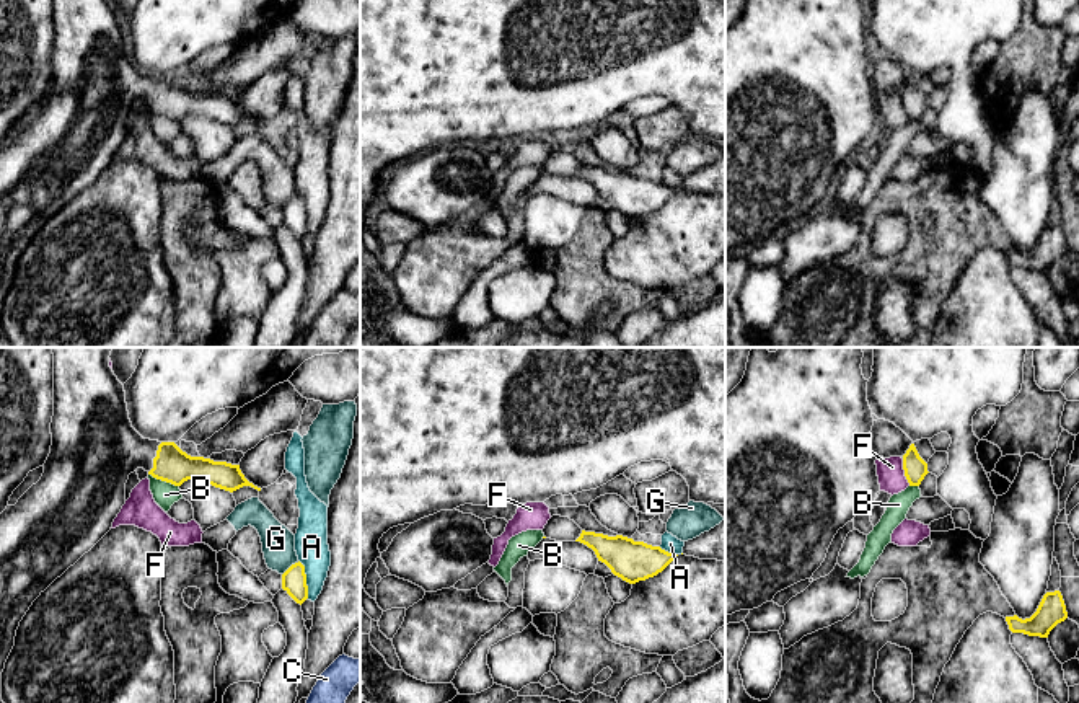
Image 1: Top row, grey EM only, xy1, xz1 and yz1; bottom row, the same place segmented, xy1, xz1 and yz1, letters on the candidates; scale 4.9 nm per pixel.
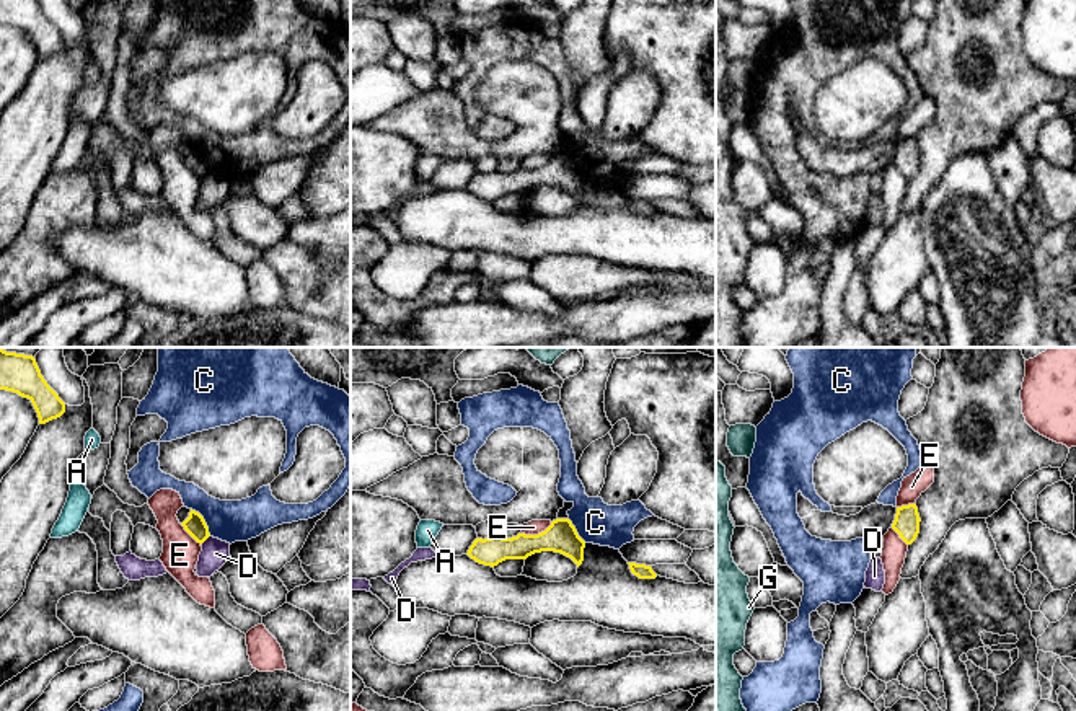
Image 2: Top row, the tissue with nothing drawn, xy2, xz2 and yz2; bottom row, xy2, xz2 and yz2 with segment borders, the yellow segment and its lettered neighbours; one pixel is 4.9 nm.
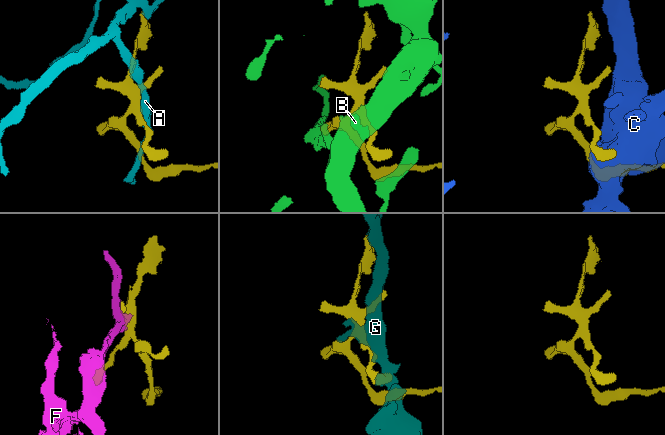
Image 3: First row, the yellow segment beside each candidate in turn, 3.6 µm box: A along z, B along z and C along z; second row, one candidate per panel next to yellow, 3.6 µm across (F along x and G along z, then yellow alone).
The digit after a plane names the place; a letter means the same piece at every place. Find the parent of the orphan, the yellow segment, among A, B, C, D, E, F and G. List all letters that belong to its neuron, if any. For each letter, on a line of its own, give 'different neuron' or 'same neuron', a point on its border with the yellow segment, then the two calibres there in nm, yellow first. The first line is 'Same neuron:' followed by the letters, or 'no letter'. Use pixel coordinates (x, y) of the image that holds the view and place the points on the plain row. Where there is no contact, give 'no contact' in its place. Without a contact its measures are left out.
Same neuron: no letter
A: different neuron; contact xy1 (305, 214); calibres 120 and 160 nm
B: different neuron; contact xy1 (163, 114); calibres 170 and 120 nm
C: different neuron; contact xy2 (204, 155); calibres 100 and 200 nm
D: different neuron; contact xy2 (206, 173); calibres 100 and 140 nm
E: different neuron; contact xz2 (538, 168); calibres 160 and 70 nm
F: different neuron; contact yz1 (905, 106); calibres 110 and 140 nm
G: different neuron; contact xy1 (290, 201); calibres 120 and 160 nm

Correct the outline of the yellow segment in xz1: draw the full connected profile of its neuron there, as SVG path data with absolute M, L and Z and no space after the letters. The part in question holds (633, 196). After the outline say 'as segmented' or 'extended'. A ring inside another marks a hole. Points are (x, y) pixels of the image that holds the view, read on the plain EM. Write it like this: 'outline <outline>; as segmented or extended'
outline M582 165L575 175L592 183L598 196L605 197L611 207L629 219L645 215L662 207L678 189L660 181L616 170Z; as segmented

